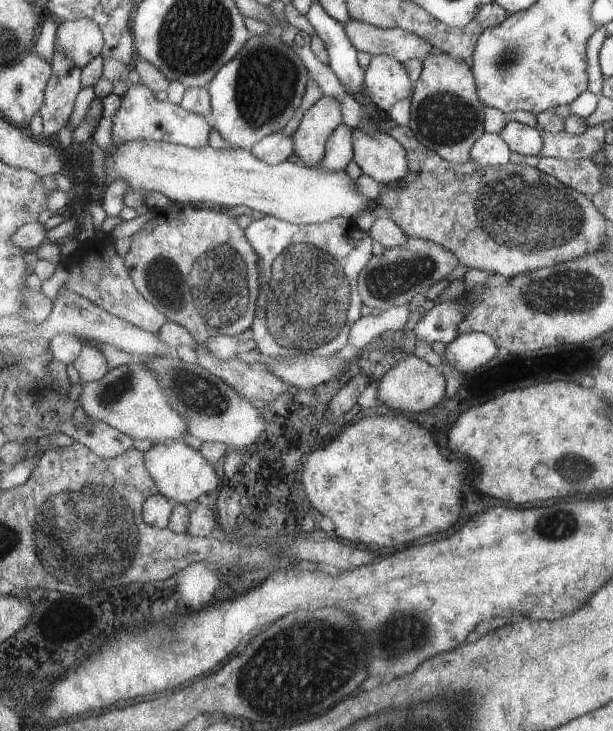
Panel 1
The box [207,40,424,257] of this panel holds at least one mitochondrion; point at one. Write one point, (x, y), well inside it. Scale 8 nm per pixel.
(267, 80)

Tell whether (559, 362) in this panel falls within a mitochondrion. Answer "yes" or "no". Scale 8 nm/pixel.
no

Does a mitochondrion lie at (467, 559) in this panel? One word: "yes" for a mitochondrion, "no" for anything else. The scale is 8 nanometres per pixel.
no

